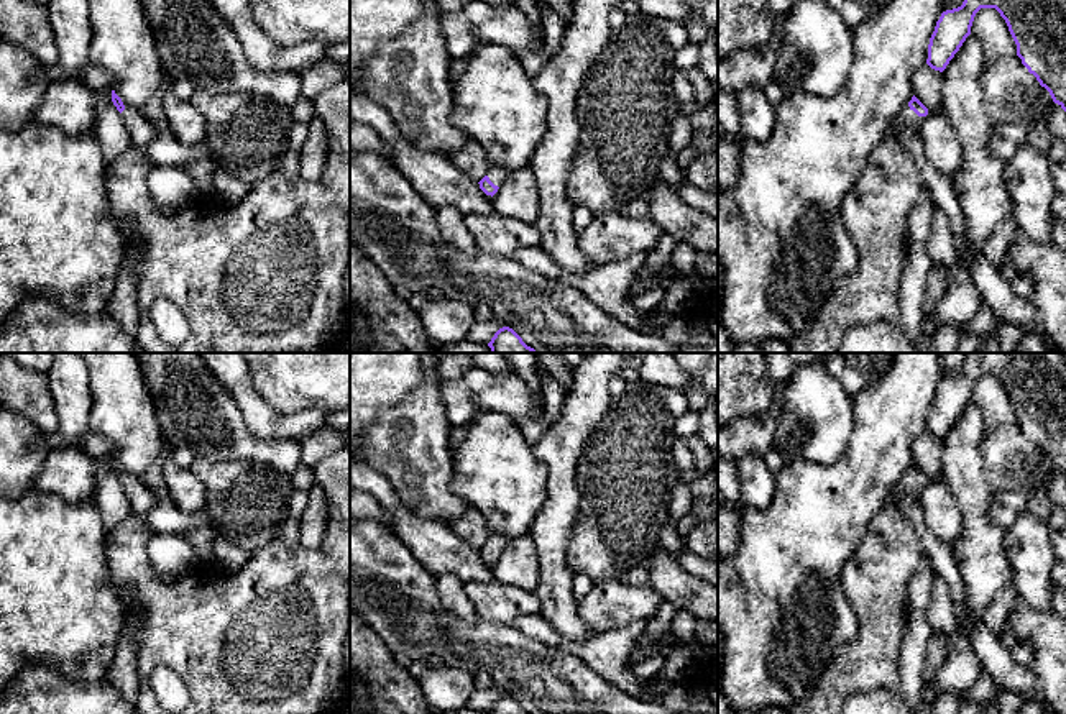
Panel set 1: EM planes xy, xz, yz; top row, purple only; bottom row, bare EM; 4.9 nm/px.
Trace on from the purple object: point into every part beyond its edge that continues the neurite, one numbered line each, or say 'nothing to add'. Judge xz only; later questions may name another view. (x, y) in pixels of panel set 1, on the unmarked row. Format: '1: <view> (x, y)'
1: xz (498, 544)

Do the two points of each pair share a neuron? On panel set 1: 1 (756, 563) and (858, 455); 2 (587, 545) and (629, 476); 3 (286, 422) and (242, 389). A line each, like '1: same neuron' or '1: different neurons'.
1: same neuron
2: same neuron
3: same neuron

